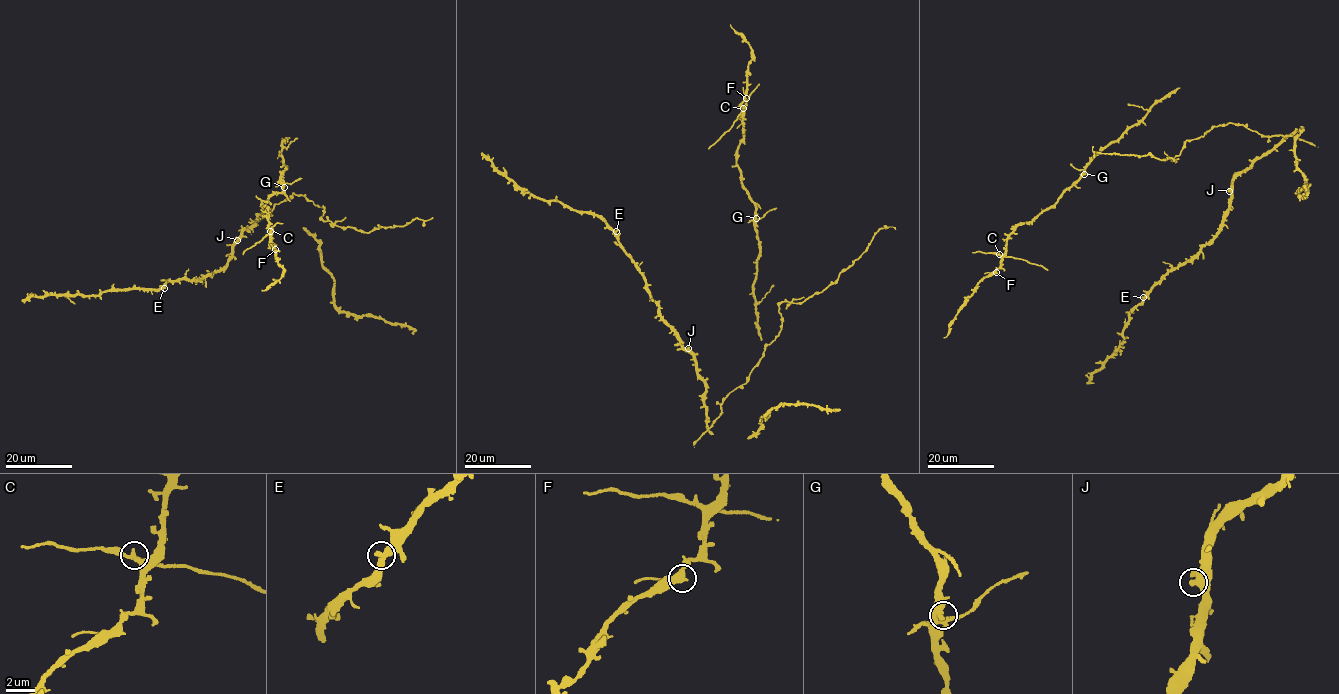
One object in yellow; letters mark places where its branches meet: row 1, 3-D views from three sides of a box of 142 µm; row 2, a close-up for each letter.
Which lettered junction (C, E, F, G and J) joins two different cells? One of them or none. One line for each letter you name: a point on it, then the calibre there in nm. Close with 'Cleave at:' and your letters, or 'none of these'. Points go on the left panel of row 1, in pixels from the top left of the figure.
C: Place: (270, 231). Thickness 360 nm
Cleave at: C

